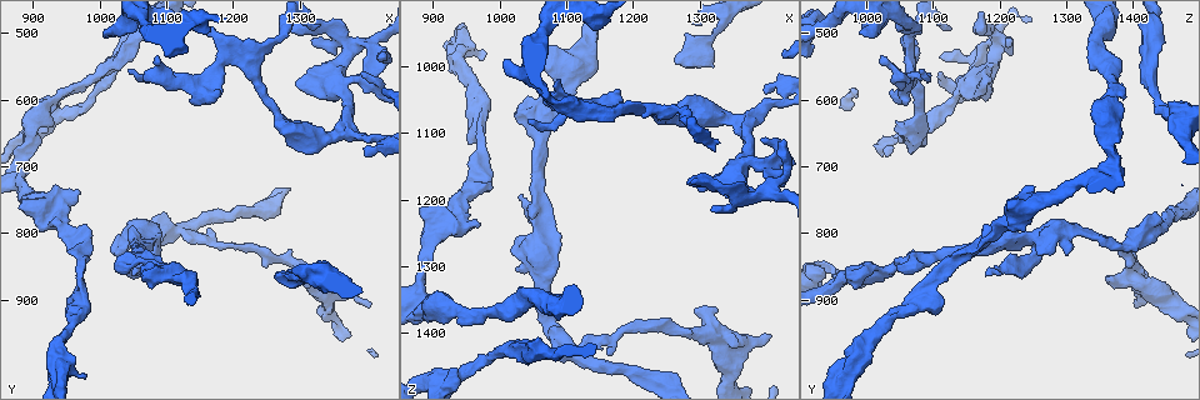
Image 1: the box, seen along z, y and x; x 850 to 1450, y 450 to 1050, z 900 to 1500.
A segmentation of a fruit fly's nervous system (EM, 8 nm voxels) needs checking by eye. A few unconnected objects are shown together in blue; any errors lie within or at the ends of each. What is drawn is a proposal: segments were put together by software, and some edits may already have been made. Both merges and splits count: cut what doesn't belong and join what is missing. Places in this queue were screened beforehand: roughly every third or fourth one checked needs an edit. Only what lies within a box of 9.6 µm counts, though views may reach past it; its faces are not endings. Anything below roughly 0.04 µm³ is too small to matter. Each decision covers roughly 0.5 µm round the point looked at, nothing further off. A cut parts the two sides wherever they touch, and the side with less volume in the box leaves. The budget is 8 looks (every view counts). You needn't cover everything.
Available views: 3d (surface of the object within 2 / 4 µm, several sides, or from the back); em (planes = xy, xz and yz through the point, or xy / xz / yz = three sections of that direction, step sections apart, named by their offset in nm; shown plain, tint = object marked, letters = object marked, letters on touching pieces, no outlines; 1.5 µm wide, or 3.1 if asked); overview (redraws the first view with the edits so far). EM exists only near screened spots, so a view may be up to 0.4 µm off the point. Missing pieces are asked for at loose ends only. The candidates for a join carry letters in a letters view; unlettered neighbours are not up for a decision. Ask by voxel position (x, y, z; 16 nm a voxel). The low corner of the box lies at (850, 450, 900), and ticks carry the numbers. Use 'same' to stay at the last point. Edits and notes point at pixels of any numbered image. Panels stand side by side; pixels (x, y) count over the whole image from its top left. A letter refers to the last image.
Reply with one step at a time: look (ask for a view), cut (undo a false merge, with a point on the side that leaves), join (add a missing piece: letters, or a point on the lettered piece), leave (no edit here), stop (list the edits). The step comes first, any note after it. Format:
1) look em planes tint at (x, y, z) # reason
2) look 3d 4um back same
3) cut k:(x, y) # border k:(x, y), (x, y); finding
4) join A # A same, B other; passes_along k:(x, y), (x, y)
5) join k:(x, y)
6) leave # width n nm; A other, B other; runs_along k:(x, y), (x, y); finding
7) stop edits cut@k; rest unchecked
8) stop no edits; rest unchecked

look em yz step 8 letters at (1320, 495, 1130) # branch stops here

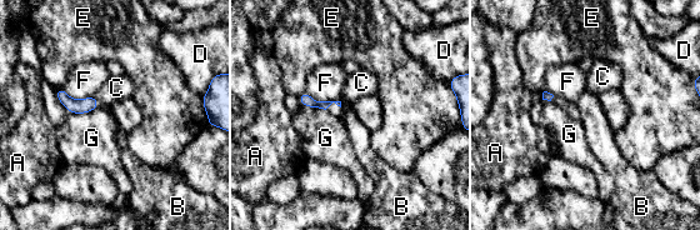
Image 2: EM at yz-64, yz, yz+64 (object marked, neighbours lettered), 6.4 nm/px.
look em planes letters same

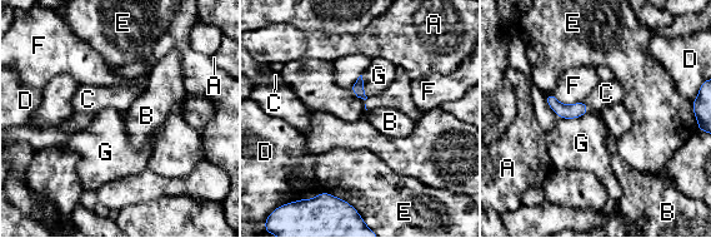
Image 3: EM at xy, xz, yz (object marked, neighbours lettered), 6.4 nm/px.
leave # A other, B other, C other, D other, E other, F other, G other; border 3:(590, 110), (575, 118), (560, 119); no lettered piece goes on from it

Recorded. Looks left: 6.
look 3d 4um at (970, 735, 1230) # branch stops here

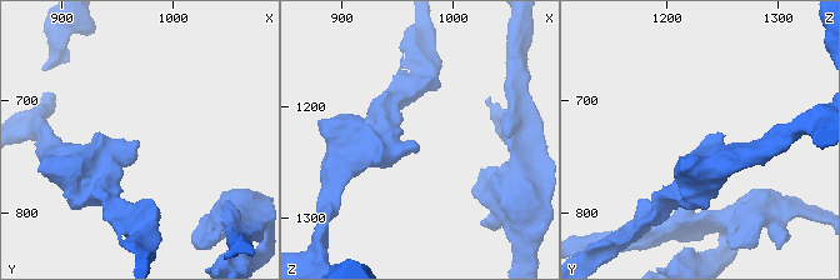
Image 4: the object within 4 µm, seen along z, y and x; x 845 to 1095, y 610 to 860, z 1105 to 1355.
look em planes letters at (970, 734, 1236)

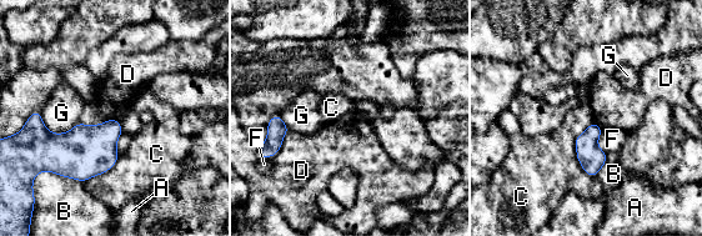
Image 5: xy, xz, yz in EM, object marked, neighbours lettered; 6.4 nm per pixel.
leave # A other, B other, C other, D other, F other, G other; none of them fits

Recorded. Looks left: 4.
look em planes plain at (895, 655, 1360)

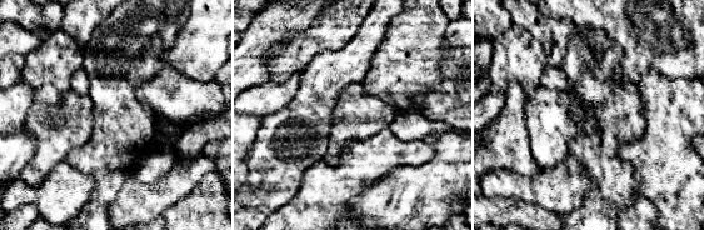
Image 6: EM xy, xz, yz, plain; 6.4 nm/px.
look em planes letters same # what lies round it

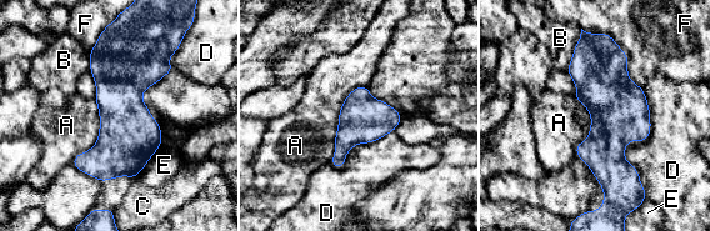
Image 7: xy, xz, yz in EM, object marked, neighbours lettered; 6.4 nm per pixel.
leave # A other, B other, C other, D other, E other, F other; border 7:(393, 131), (330, 164); one neuron here

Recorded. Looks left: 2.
look em xz step 8 letters at (1050, 850, 1050) # branch stops here

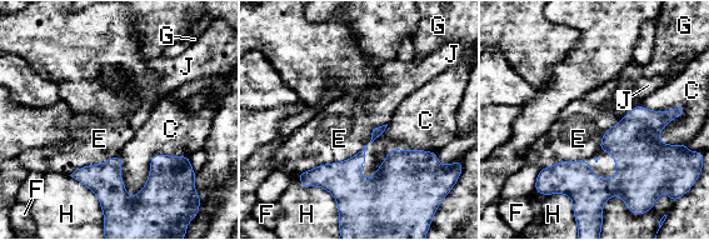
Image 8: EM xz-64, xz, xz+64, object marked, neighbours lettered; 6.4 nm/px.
leave # C other, E other, F other, G other, H other, J other; runs_along 8:(669, 114), (613, 184), (544, 173); no lettered piece goes on from it

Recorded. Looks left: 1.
stop no edits; rest unchecked

